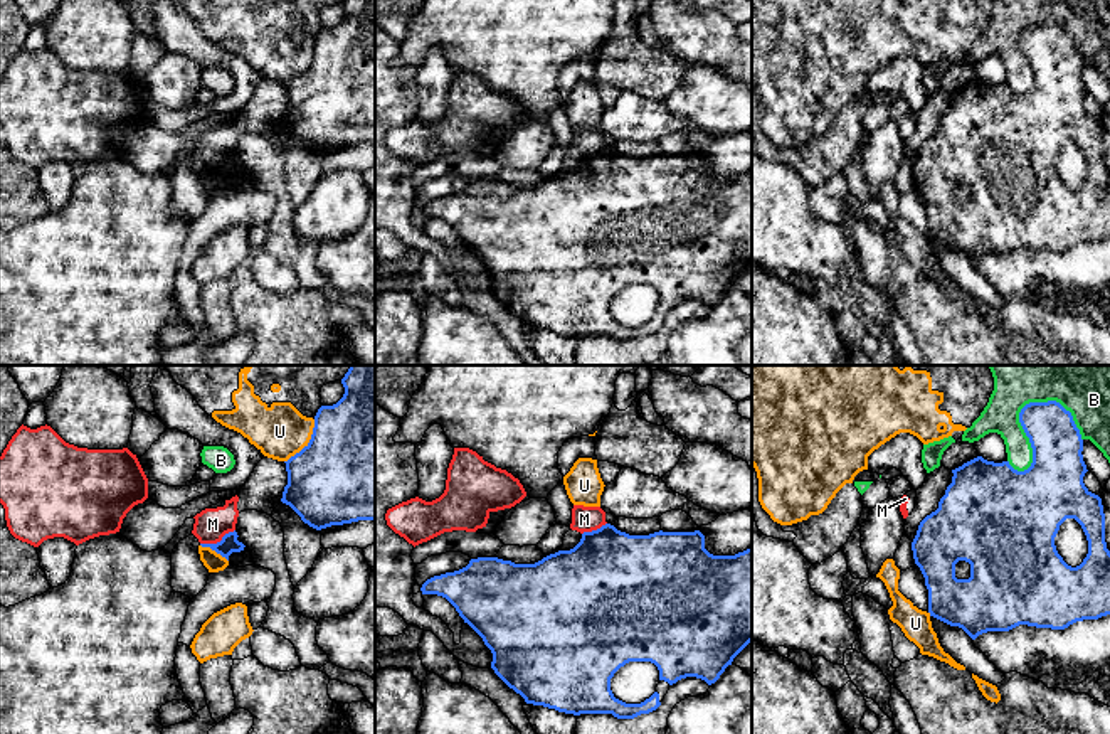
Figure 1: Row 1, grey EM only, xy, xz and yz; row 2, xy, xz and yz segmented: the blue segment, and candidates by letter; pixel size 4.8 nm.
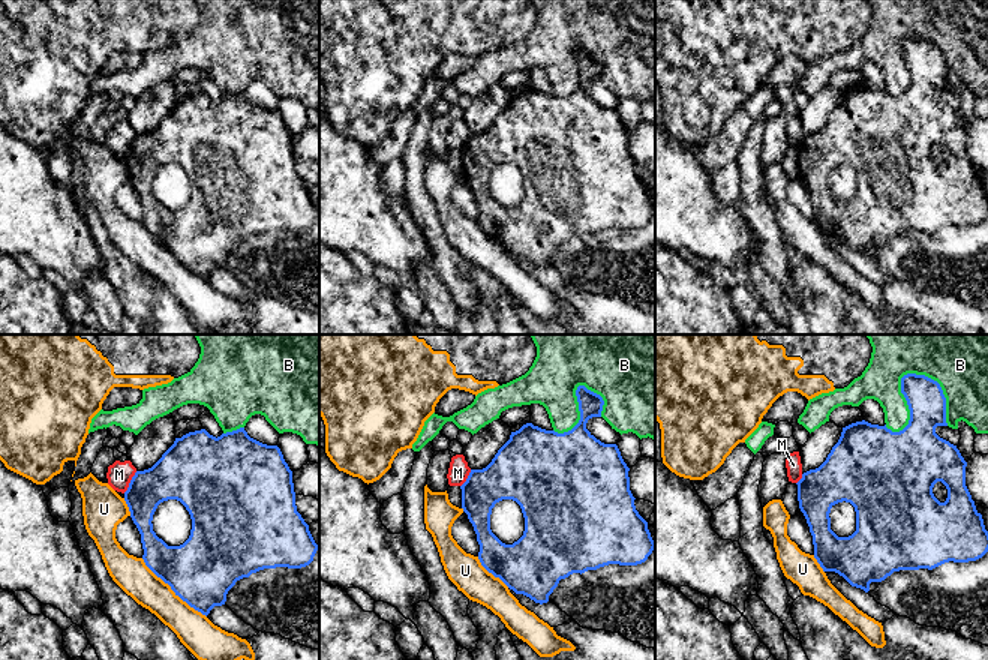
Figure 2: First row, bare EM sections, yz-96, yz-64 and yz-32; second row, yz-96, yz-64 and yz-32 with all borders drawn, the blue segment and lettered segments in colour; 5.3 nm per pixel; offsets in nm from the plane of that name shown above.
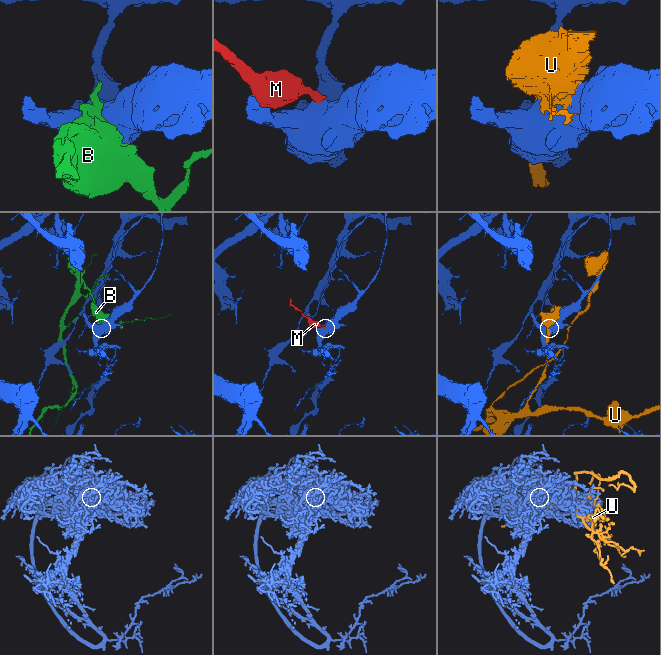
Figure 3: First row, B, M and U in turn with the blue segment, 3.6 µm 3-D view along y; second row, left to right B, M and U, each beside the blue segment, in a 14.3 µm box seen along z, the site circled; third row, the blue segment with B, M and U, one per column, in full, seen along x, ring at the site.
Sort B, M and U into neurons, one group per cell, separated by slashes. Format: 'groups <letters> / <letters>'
groups B / M / U

